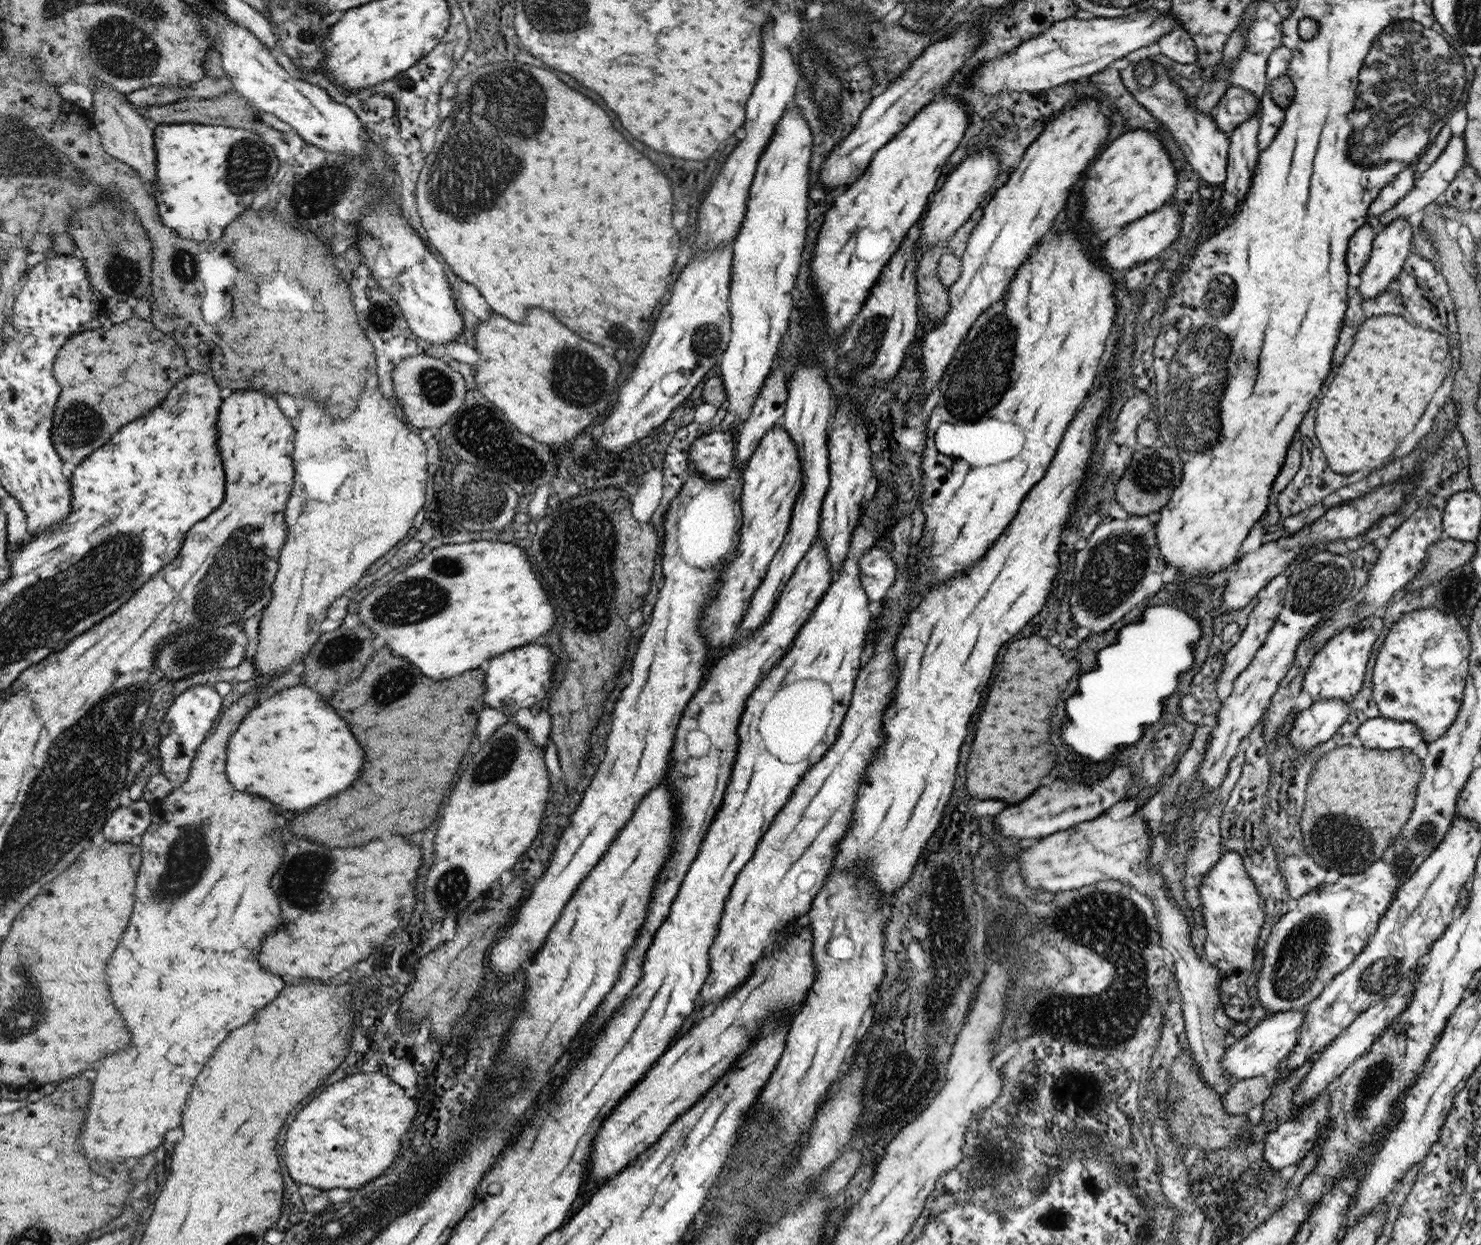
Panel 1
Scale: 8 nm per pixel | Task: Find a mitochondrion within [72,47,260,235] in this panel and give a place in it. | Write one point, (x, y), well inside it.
(110, 202)

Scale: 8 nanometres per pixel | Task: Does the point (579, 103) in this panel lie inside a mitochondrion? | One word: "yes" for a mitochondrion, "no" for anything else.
no

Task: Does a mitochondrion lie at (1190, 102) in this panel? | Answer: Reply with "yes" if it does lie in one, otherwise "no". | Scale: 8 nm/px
no

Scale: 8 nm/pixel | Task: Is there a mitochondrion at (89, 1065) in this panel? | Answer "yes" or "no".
no

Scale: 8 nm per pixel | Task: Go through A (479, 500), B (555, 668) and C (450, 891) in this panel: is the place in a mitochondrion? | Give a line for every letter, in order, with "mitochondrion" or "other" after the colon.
A: mitochondrion
B: other
C: mitochondrion

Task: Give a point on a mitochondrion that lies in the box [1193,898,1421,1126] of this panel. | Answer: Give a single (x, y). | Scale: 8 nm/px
(1306, 944)

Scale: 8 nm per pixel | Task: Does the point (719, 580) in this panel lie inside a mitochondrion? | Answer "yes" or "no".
no

